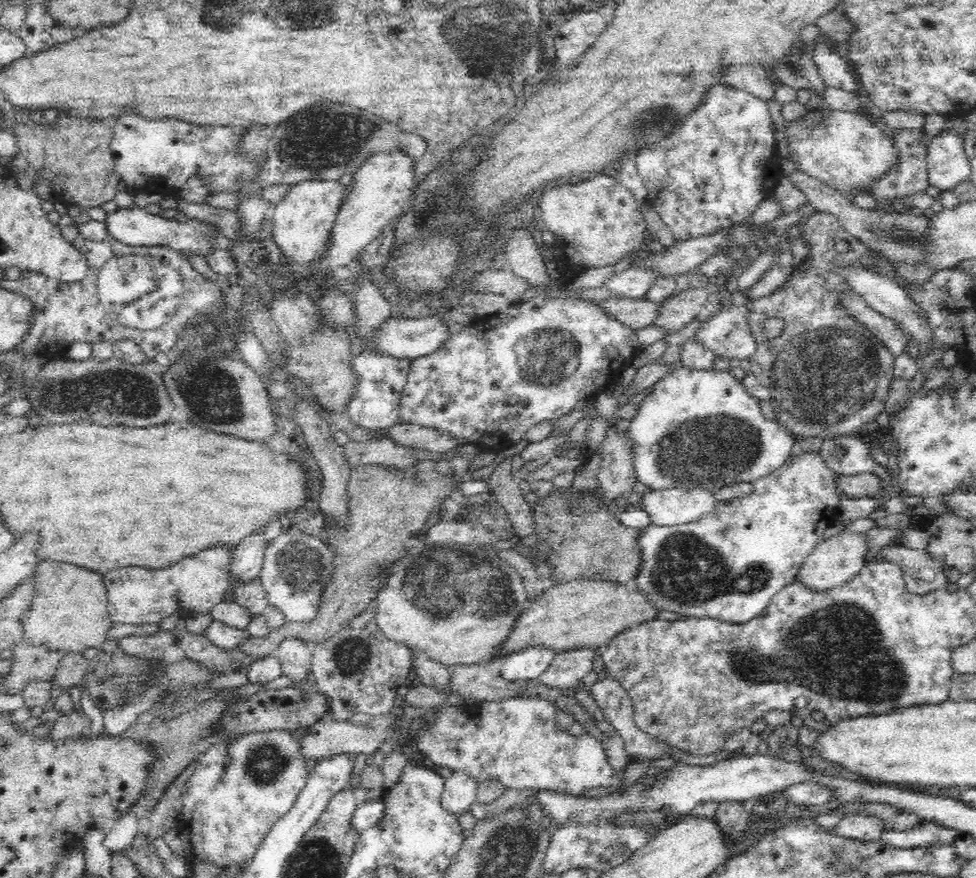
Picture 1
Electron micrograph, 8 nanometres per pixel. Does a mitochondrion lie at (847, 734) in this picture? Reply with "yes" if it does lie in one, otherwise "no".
no

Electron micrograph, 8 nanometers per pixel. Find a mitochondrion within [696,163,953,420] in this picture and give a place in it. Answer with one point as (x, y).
(902, 235)

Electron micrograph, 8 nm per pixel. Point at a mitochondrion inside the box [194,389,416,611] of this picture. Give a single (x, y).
(301, 568)

